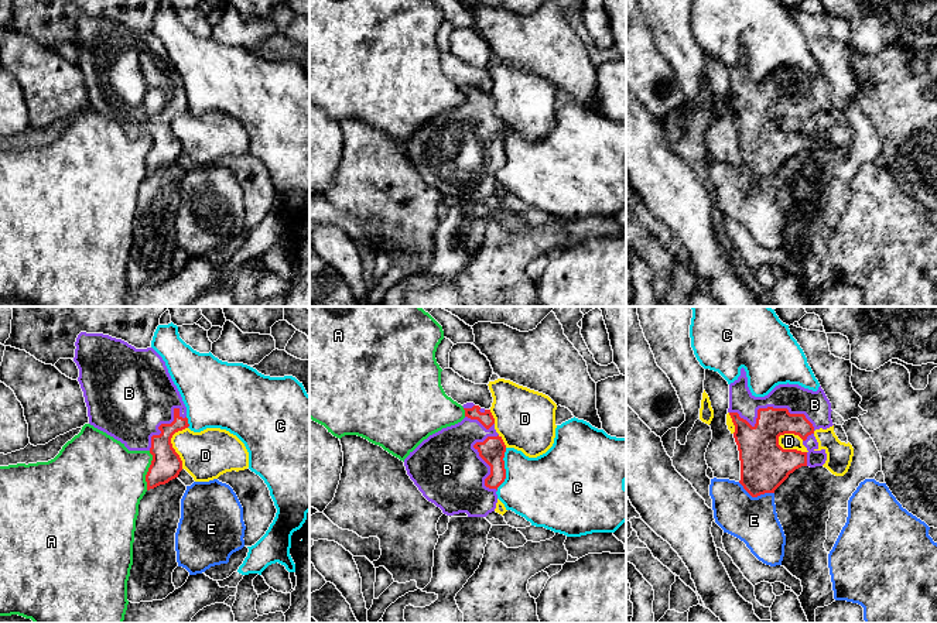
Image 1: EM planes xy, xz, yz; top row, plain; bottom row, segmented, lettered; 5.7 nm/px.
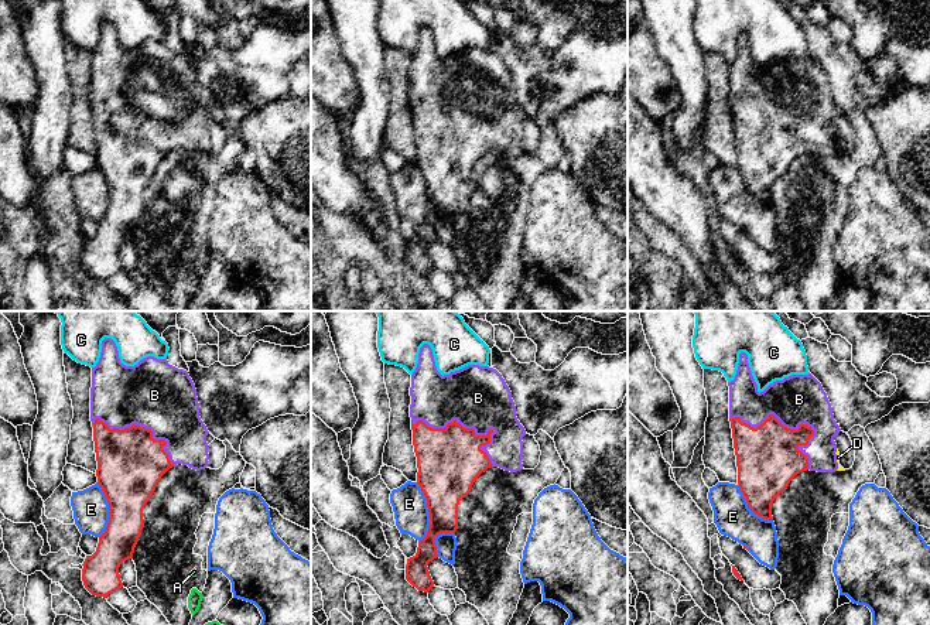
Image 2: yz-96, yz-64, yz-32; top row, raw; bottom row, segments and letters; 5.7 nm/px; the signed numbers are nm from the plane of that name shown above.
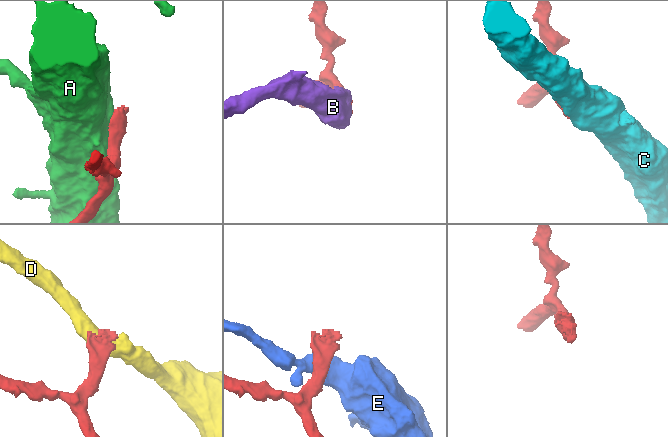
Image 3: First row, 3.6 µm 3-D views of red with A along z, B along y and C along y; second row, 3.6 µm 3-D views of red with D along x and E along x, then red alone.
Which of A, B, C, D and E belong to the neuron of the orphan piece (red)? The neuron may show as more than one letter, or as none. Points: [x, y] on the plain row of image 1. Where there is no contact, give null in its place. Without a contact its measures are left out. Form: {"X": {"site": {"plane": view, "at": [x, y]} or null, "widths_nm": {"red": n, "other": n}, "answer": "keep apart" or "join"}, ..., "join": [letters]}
{"A": {"site": {"plane": "xy", "at": [149, 154]}, "widths_nm": {"red": 170, "other": 440}, "answer": "keep apart"}, "B": {"site": {"plane": "yz", "at": [769, 91]}, "widths_nm": {"red": 240, "other": 160}, "answer": "join"}, "C": {"site": {"plane": "xz", "at": [505, 153]}, "widths_nm": {"red": 150, "other": 380}, "answer": "keep apart"}, "D": {"site": {"plane": "yz", "at": [789, 133]}, "widths_nm": {"red": 280, "other": 100}, "answer": "keep apart"}, "E": {"site": {"plane": "yz", "at": [756, 180]}, "widths_nm": {"red": 280, "other": 280}, "answer": "keep apart"}, "join": ["B"]}

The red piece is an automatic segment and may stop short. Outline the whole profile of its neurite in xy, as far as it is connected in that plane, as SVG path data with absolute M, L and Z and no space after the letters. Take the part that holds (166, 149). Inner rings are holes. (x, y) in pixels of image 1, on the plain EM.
M81 16L75 25L73 45L88 90L89 107L120 124L129 134L153 138L146 158L147 174L178 161L182 144L171 127L175 116L189 110L187 90L165 45L153 32L136 32L122 23L103 17Z

